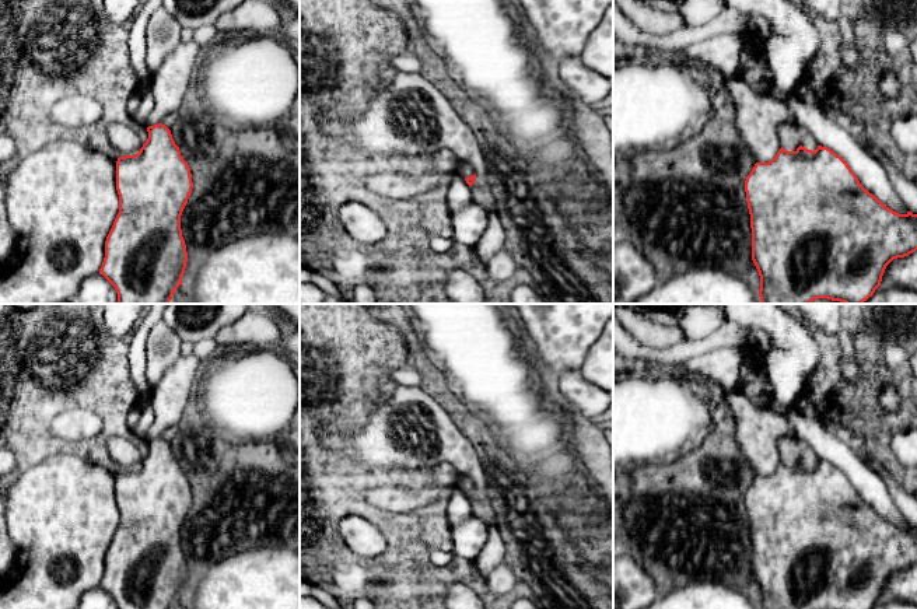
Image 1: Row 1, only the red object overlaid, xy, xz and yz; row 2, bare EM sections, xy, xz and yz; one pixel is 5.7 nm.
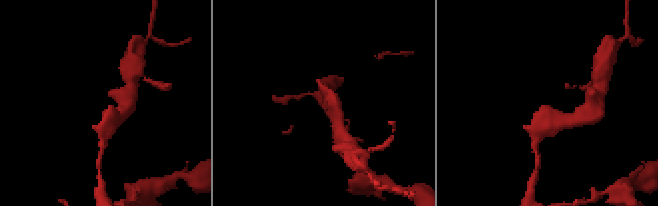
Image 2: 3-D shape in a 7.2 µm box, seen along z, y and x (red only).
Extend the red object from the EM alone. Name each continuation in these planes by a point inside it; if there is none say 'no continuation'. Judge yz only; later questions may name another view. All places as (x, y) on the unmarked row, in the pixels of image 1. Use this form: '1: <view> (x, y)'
no continuation

